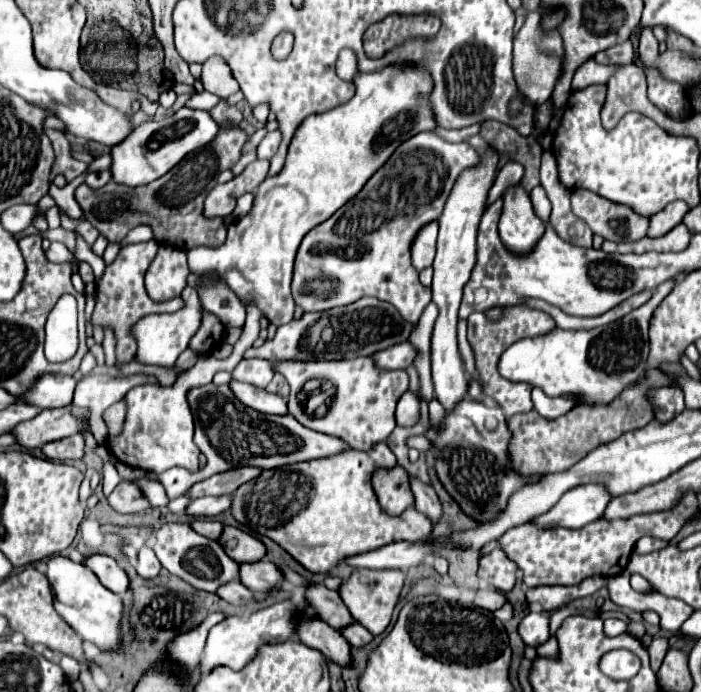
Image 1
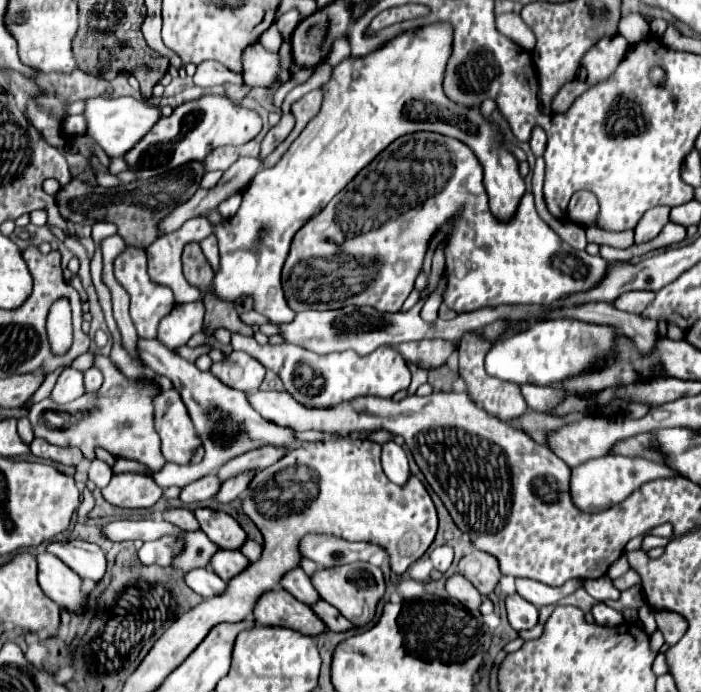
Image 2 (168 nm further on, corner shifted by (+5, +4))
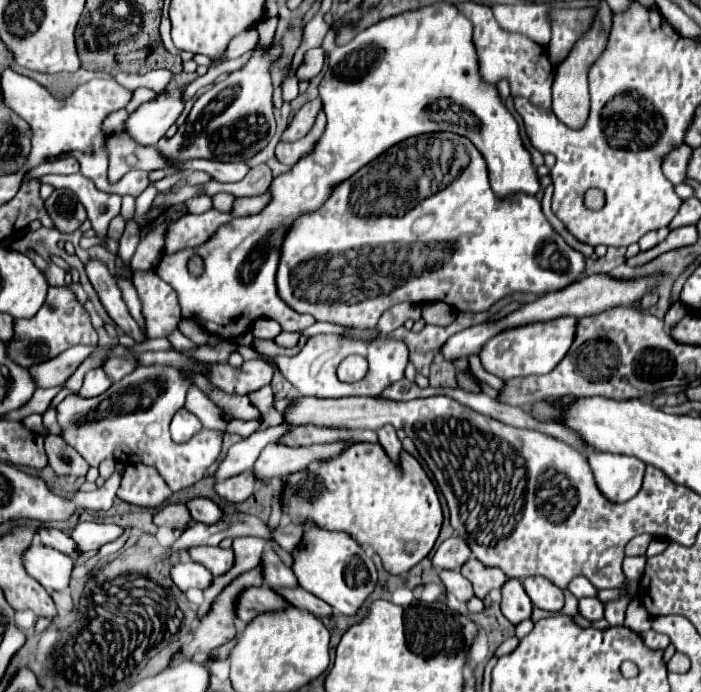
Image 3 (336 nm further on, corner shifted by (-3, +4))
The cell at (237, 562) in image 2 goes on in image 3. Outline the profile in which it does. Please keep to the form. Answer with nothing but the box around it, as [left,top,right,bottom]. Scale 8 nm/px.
[189,547,235,577]

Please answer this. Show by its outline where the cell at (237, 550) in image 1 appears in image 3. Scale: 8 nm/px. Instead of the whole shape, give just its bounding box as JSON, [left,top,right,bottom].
[187,497,223,525]

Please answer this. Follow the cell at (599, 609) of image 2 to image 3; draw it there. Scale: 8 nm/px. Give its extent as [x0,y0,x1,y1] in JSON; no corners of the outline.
[579,599,605,621]

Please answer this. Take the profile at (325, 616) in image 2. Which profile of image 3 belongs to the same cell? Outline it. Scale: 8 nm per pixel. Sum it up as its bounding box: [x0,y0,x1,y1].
[279,587,333,619]

